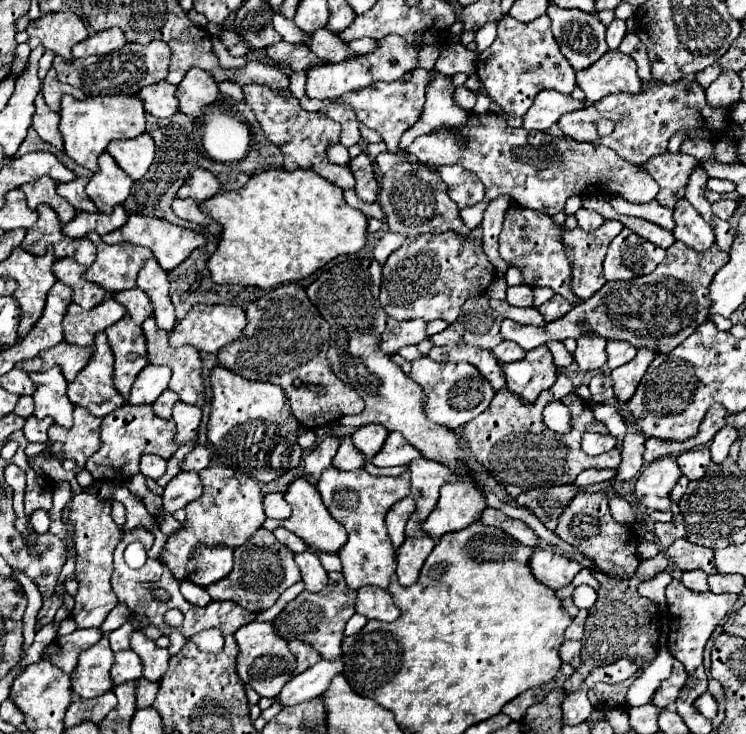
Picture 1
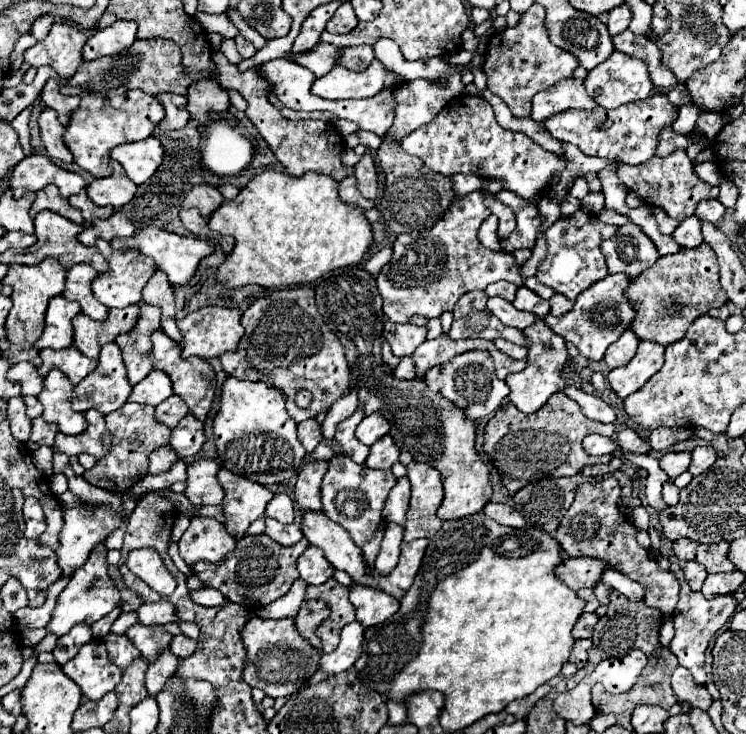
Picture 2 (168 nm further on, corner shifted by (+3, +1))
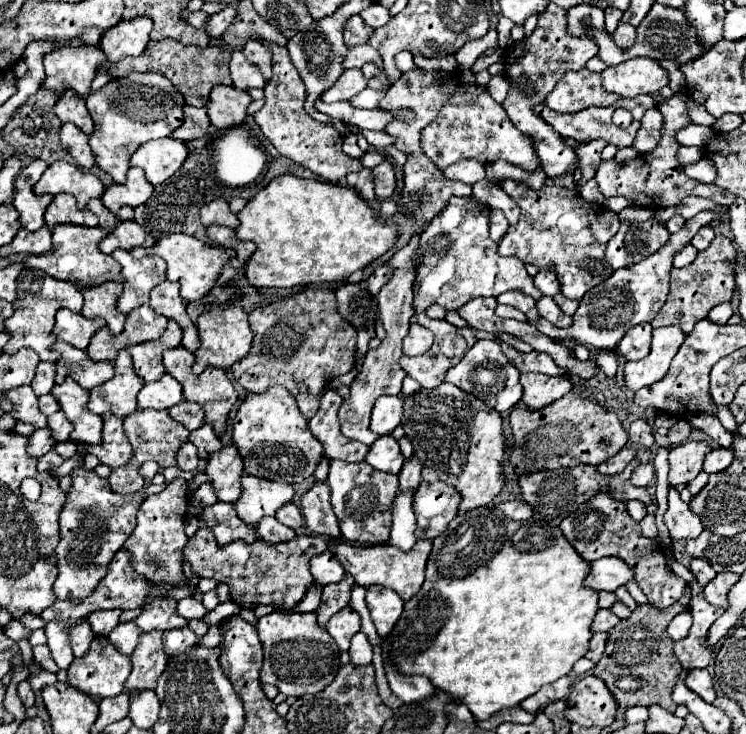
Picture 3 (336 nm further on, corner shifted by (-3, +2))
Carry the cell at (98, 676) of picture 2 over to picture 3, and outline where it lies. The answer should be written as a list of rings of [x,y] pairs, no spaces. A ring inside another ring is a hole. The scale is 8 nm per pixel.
[[[95,636],[89,652],[85,656],[73,660],[73,664],[69,668],[69,684],[93,698],[111,698],[111,696],[117,696],[123,692],[123,686],[125,686],[125,680],[129,678],[129,674],[131,674],[131,658],[121,654],[109,642],[109,638]]]

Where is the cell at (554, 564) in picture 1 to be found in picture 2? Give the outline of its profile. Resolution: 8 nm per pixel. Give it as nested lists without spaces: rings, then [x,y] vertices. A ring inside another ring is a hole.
[[[569,557],[555,567],[555,577],[561,579],[569,589],[577,591],[581,587],[593,587],[601,579],[601,571],[607,565],[593,557]]]

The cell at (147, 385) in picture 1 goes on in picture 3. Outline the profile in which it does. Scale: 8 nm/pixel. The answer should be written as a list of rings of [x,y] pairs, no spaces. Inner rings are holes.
[[[163,376],[157,382],[145,384],[145,388],[137,394],[137,408],[139,410],[169,410],[171,406],[183,400],[183,392],[177,380],[171,376]]]

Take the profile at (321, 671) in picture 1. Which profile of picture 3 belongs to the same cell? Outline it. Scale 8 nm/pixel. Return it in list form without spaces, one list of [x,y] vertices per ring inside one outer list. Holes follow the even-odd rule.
[[[357,632],[355,638],[351,640],[349,654],[351,654],[351,662],[355,662],[355,664],[371,664],[373,646],[371,646],[371,642],[367,640],[367,636],[363,632]]]

